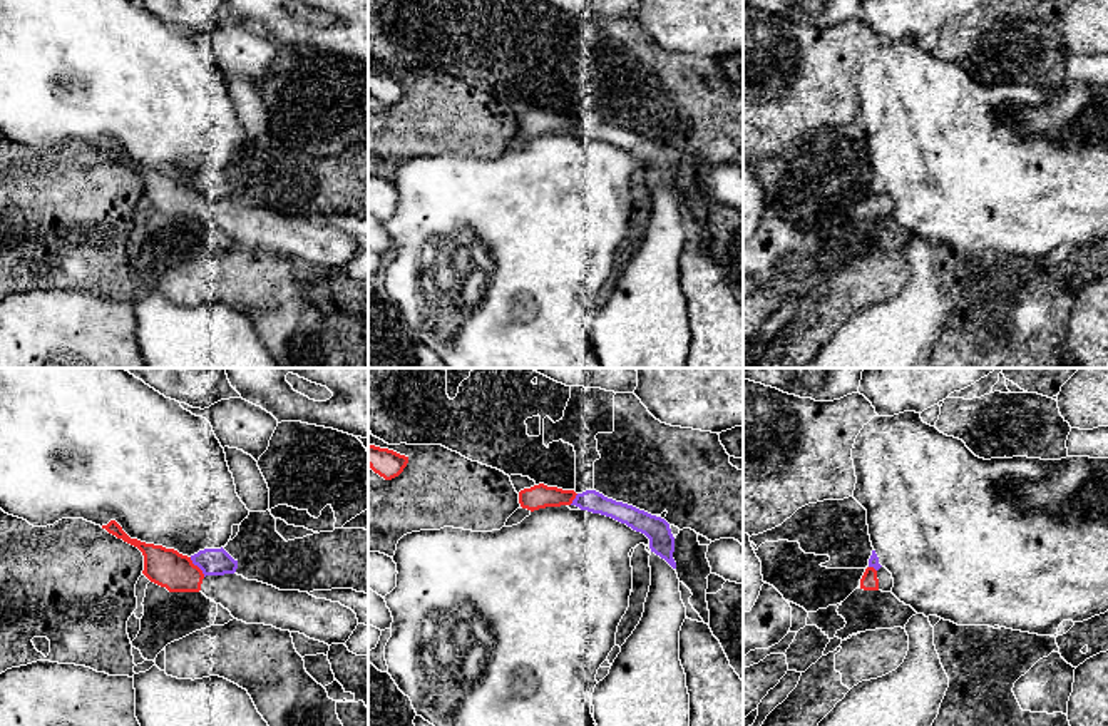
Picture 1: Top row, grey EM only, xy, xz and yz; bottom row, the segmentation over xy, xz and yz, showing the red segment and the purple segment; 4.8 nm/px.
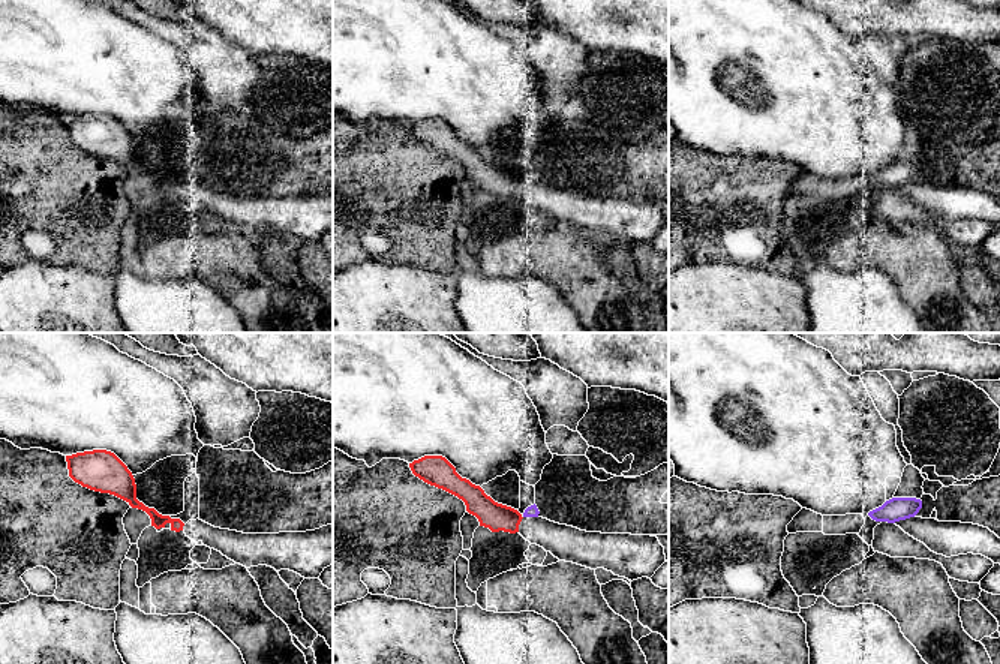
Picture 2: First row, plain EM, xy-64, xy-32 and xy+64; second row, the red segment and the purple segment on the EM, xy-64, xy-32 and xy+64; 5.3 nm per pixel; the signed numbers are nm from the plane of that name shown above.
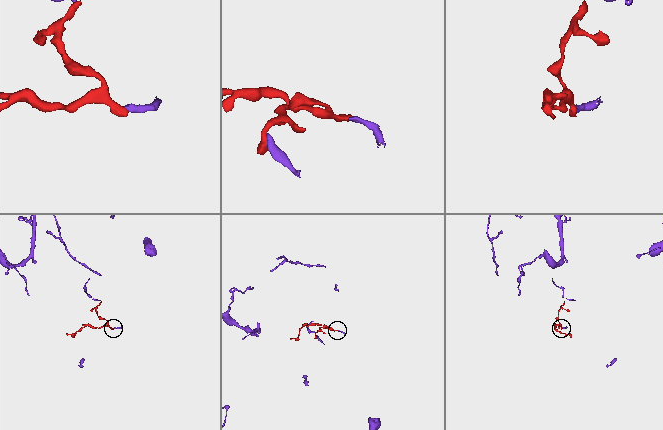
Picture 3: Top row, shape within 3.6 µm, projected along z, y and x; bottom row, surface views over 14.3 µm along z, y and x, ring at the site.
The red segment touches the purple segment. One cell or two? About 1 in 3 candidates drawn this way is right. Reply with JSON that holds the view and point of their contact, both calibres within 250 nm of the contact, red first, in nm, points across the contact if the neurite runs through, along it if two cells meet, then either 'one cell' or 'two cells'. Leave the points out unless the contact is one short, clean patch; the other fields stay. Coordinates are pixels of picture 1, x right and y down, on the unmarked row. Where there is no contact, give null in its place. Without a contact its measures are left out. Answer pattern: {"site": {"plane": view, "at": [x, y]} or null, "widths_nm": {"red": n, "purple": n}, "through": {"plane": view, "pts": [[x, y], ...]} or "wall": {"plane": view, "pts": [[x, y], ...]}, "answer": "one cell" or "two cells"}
{"site": {"plane": "xy", "at": [198, 193]}, "widths_nm": {"red": 190, "purple": 130}, "answer": "two cells"}

